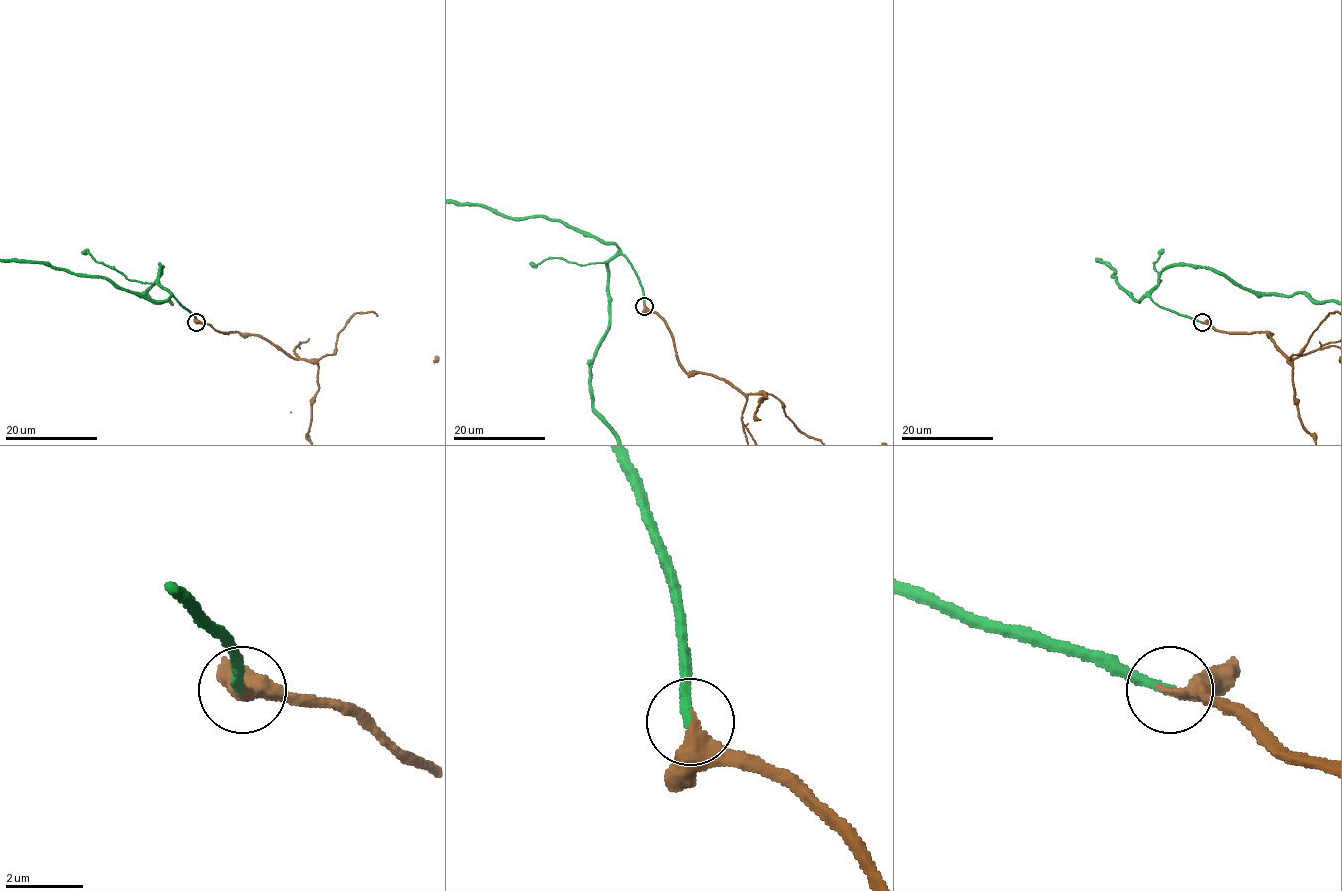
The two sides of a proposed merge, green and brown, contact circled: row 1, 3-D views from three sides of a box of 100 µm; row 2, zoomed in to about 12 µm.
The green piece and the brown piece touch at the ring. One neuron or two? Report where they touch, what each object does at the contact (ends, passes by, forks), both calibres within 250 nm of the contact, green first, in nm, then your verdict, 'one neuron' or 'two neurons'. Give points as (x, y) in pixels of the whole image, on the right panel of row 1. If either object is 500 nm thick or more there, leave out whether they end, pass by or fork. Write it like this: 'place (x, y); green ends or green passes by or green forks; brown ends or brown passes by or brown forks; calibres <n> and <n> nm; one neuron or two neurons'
place (1202, 322); green ends; brown ends; calibres 240 and 460 nm; one neuron

